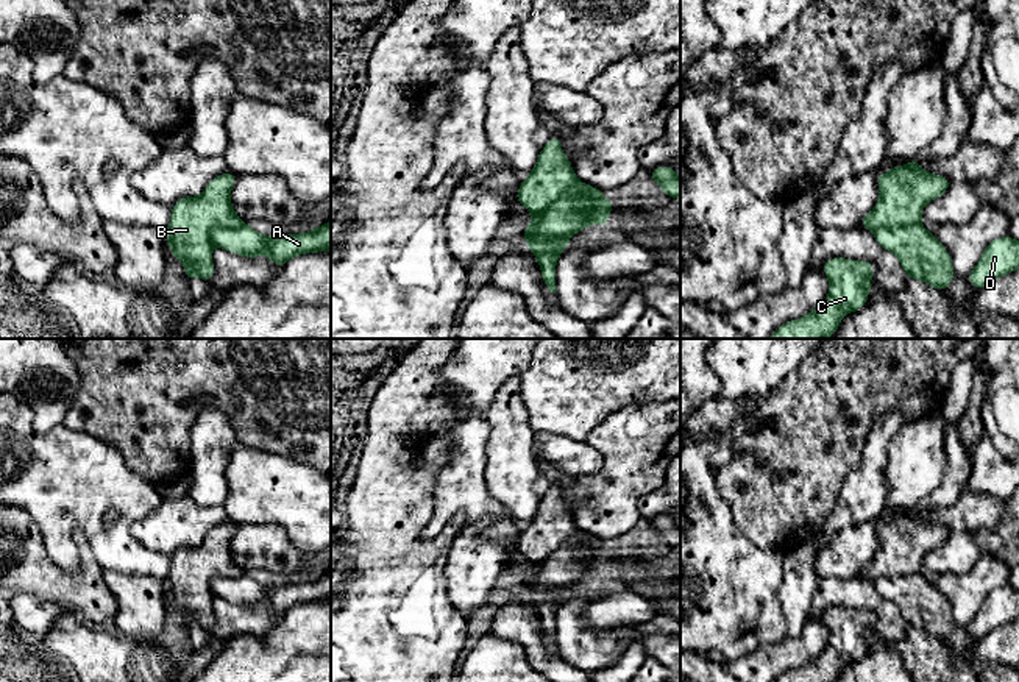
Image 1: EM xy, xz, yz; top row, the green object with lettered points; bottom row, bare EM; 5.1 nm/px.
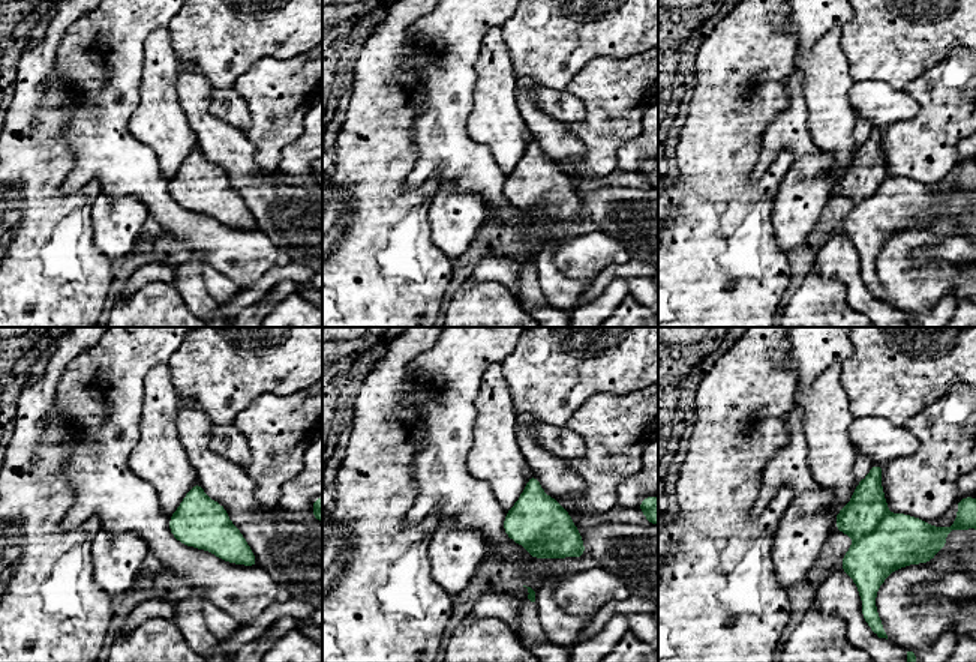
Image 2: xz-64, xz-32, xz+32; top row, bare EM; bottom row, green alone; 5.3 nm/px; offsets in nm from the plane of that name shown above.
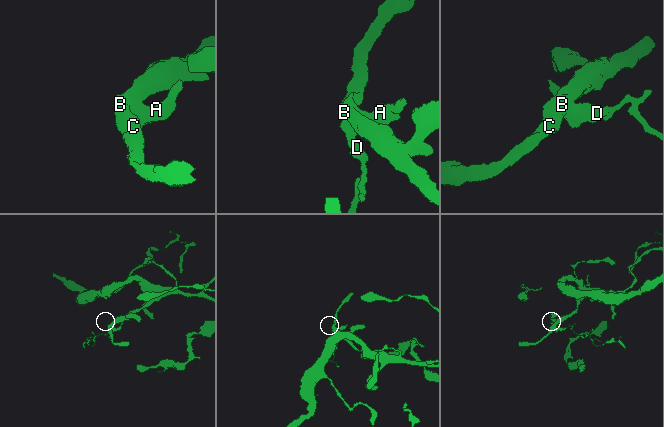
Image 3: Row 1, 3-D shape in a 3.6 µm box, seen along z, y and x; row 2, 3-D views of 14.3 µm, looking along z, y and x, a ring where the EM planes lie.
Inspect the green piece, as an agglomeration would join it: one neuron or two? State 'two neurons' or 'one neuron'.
two neurons

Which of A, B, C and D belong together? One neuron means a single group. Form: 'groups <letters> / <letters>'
groups A D / B C

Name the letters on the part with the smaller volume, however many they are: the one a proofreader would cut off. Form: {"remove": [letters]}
{"remove": ["A", "D"]}

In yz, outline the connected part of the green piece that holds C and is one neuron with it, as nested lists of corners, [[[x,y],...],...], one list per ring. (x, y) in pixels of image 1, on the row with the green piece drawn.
[[[830,258],[822,272],[829,279],[825,301],[801,317],[788,320],[769,339],[827,339],[832,337],[843,317],[860,311],[869,298],[874,265],[869,261]]]

